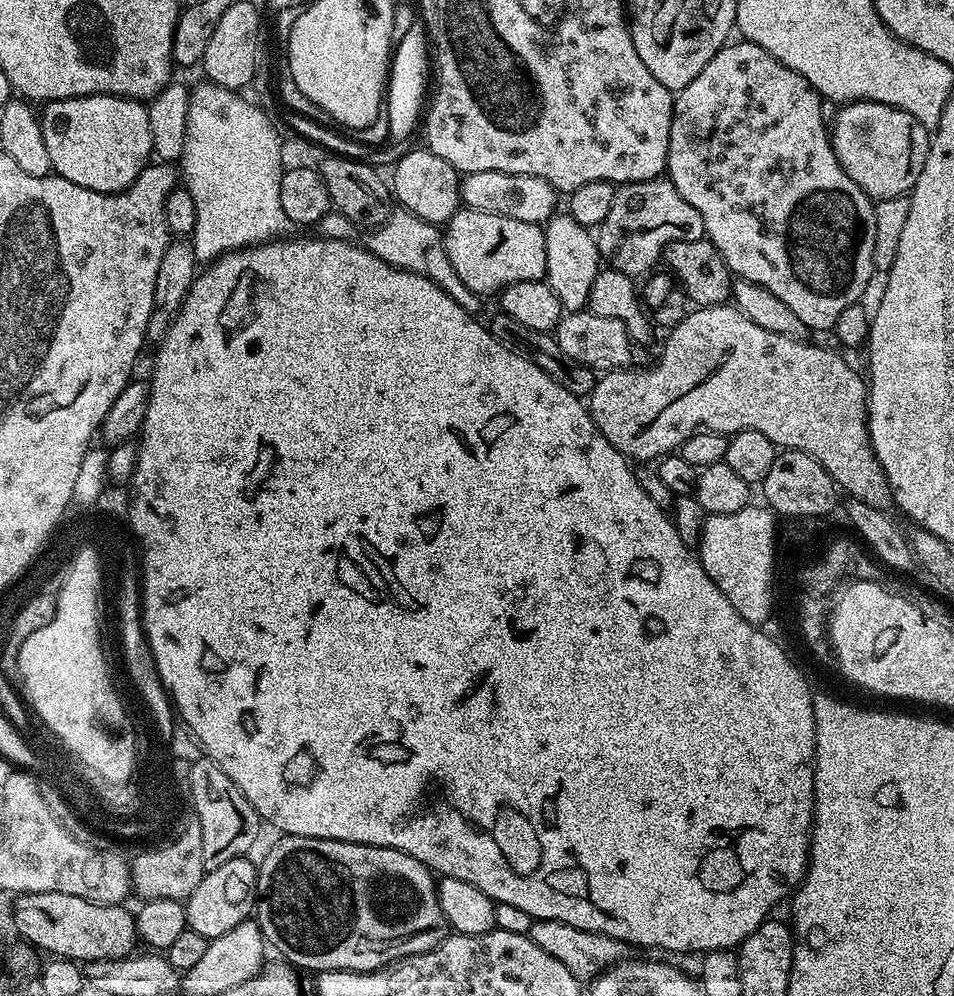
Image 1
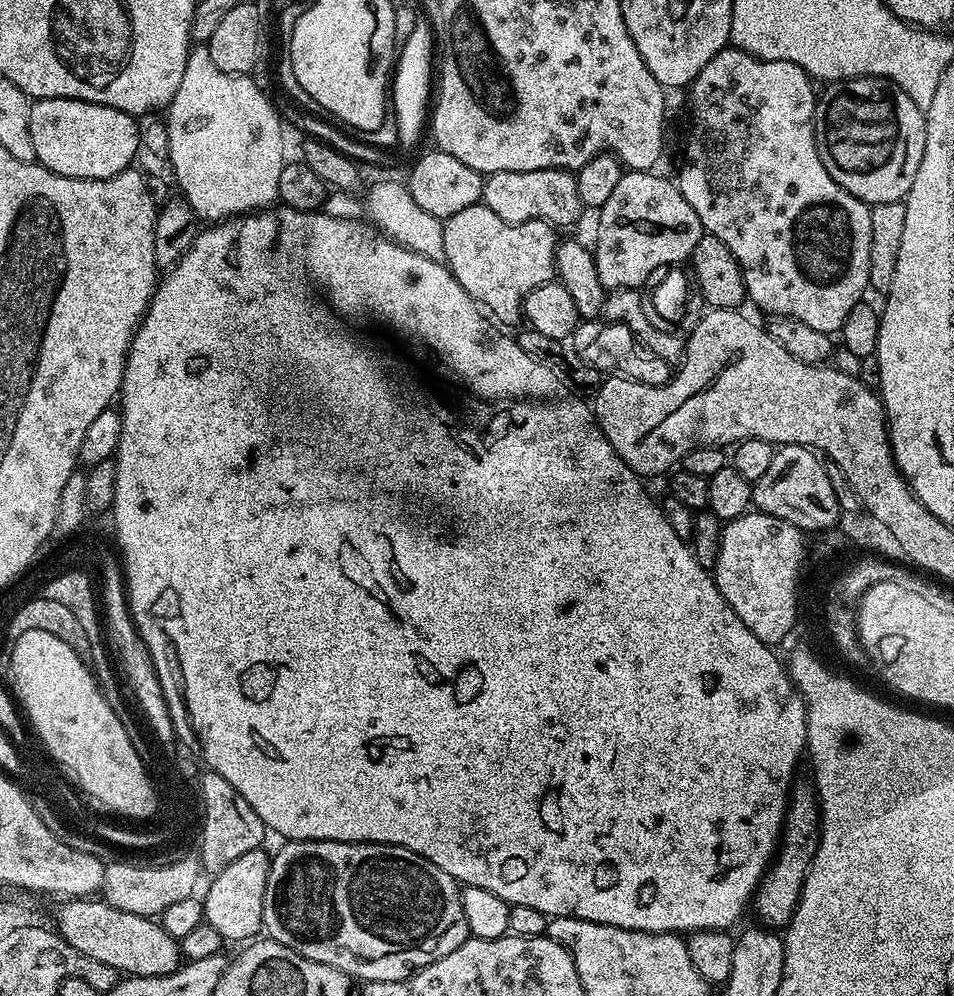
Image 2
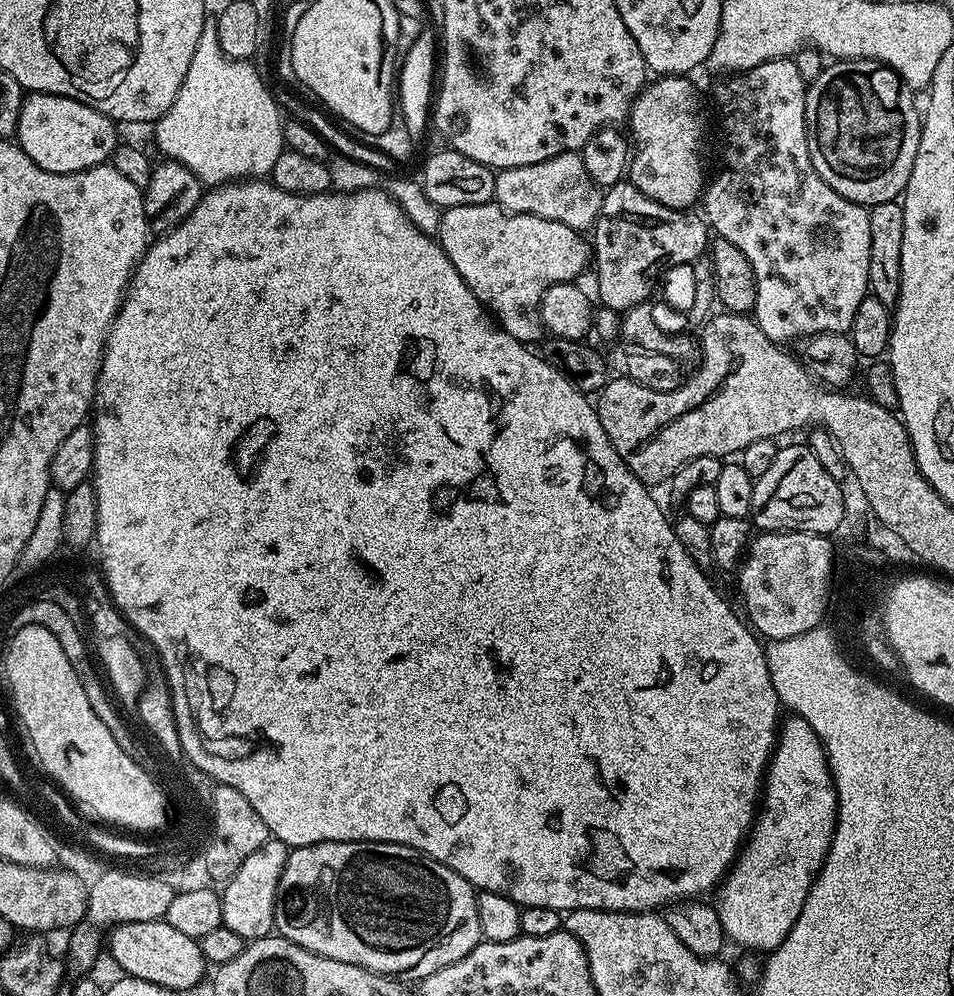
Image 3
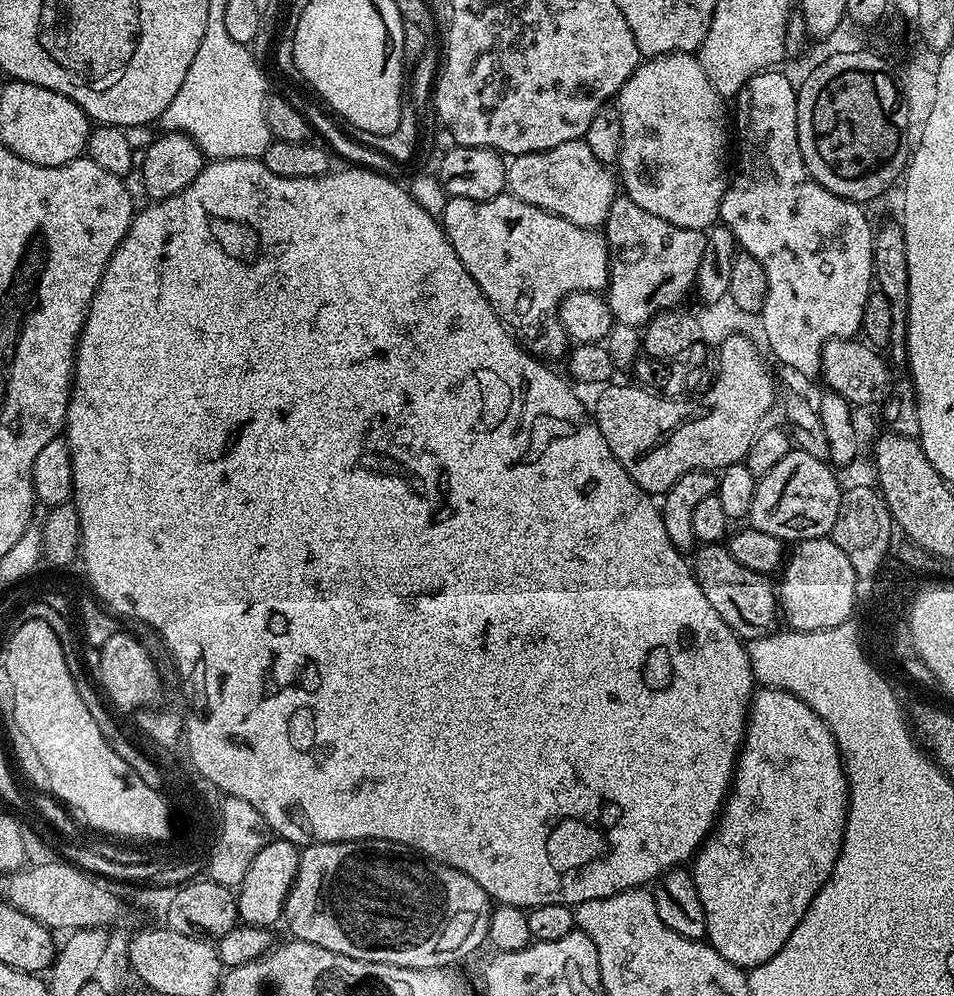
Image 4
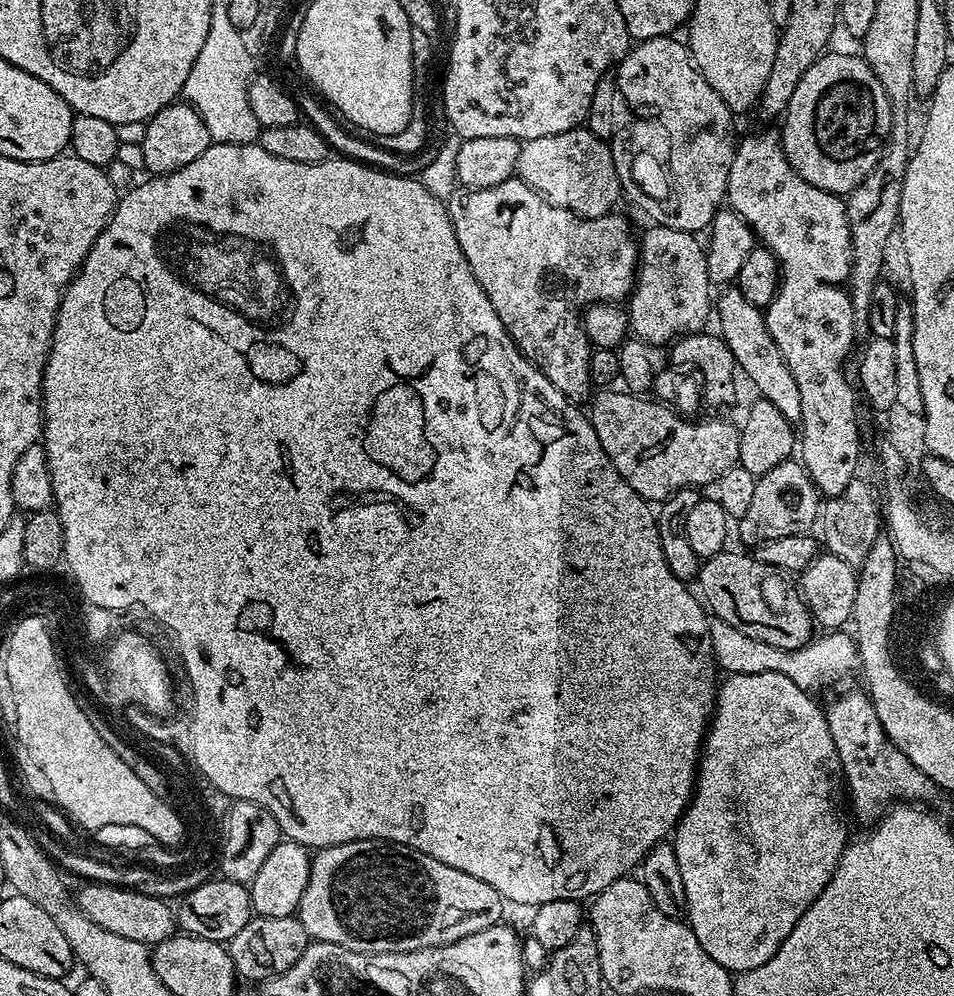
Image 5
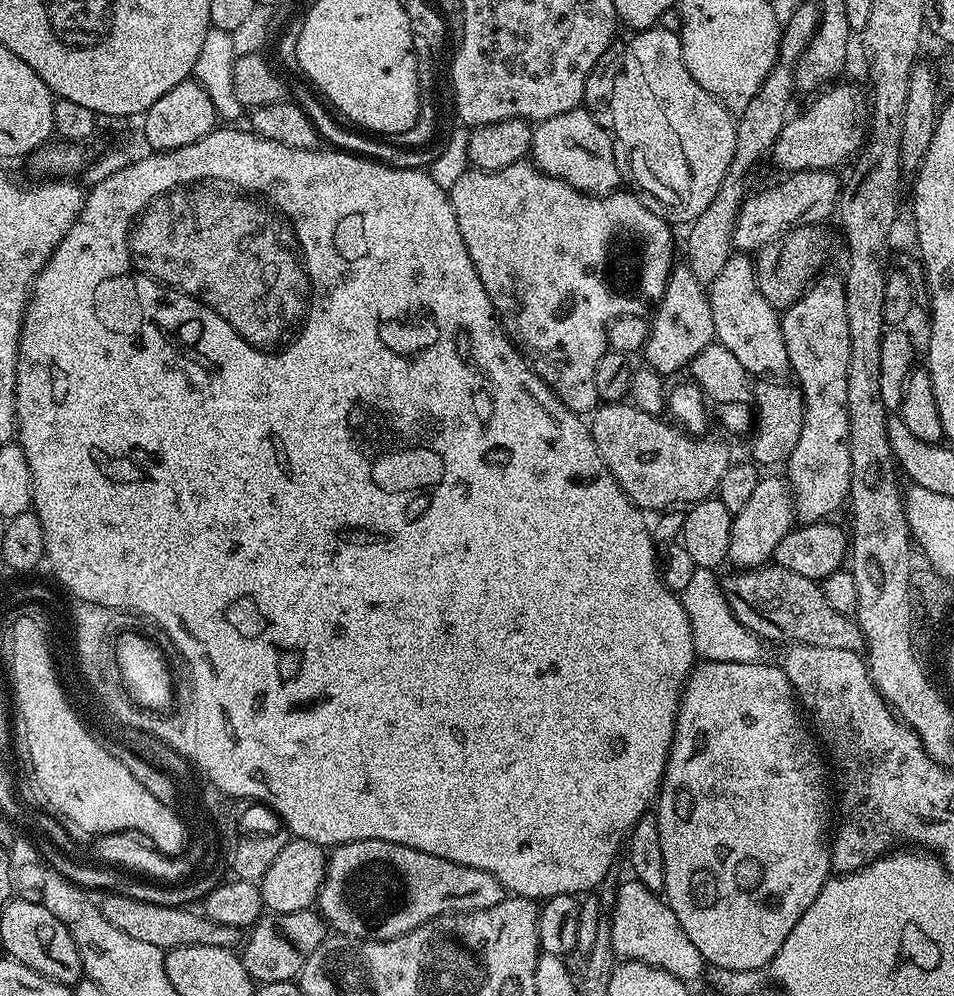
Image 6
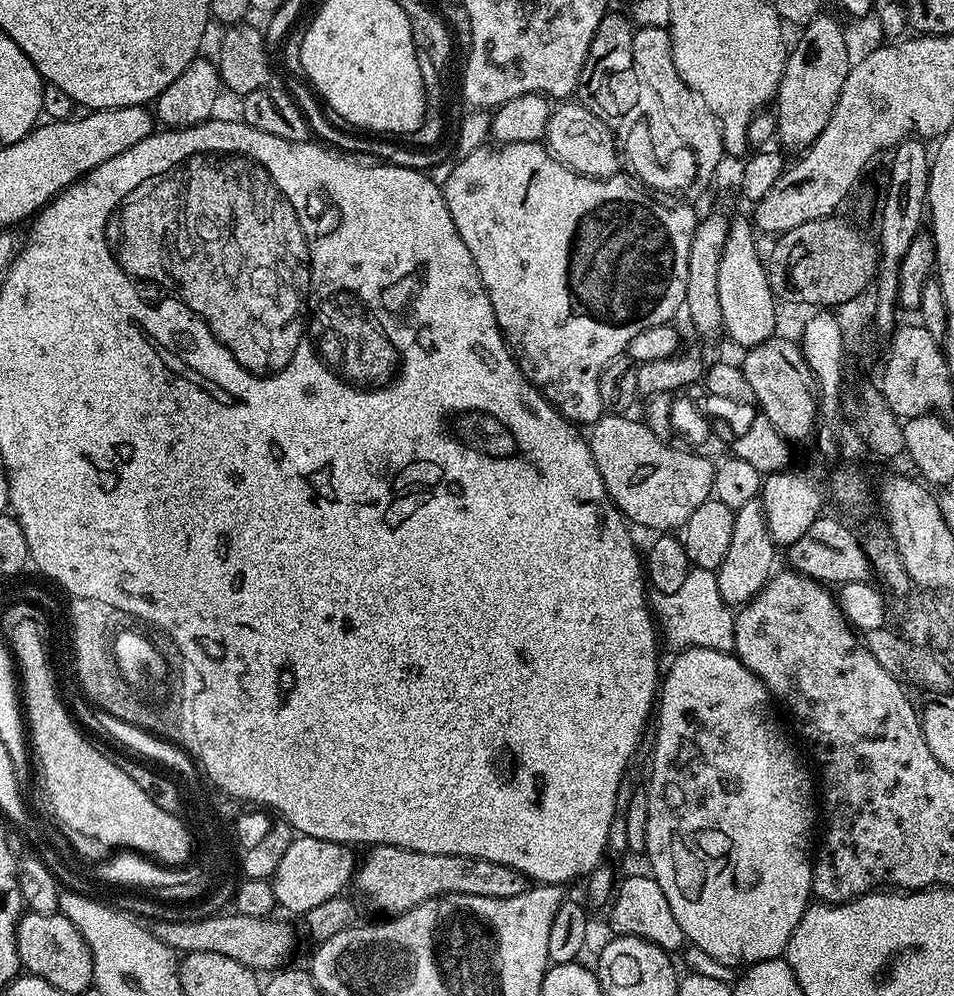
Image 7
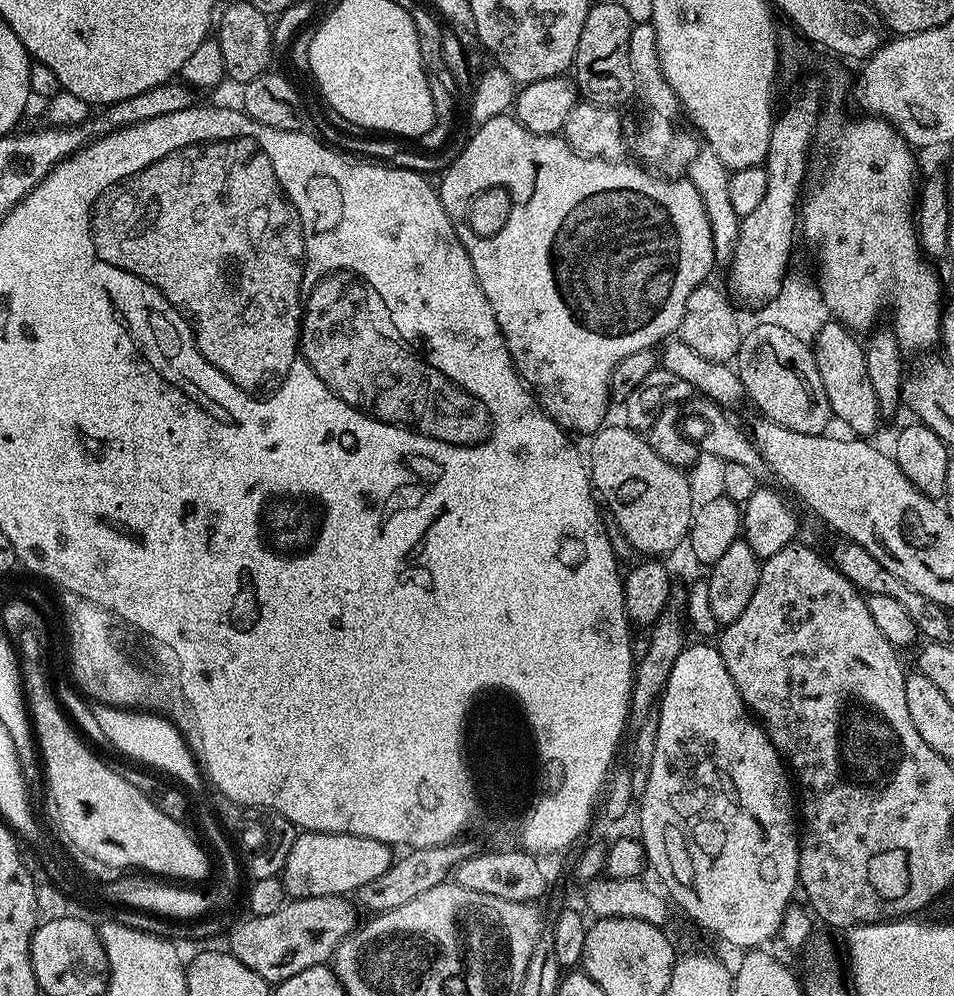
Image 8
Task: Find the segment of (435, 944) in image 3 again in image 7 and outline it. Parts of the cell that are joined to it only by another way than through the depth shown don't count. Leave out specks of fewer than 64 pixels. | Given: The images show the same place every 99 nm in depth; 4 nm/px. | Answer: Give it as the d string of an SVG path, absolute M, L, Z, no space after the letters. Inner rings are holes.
M389 844L369 847L359 861L354 888L376 912L385 917L401 916L414 906L435 896L446 894L474 894L482 898L514 898L526 887L526 877L510 866L486 862L482 858L451 856L450 854L422 854Z

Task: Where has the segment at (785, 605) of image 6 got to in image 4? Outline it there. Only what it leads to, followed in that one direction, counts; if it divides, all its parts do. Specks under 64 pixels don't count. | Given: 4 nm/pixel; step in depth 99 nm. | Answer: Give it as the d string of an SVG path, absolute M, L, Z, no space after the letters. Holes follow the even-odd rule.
M723 543L700 544L690 563L698 586L702 586L702 594L706 594L718 618L722 618L722 622L726 622L726 626L730 626L741 640L761 640L777 631L778 592L765 573L746 570L742 562L734 562Z

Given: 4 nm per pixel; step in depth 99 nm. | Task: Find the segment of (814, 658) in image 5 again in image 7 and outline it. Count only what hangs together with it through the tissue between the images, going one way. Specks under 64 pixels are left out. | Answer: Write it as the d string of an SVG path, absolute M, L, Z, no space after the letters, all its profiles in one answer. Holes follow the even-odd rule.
M689 567L681 588L674 590L674 594L653 595L650 608L658 621L659 631L663 637L665 634L676 650L689 647L733 651L736 618L733 609L724 604L718 594L718 578L713 569Z

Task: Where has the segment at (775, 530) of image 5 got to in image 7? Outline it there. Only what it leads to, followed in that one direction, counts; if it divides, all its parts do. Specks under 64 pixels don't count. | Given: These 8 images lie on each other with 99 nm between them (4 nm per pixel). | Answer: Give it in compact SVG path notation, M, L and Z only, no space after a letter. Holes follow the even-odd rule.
M759 499L746 502L746 506L735 509L734 534L730 538L730 550L726 550L726 558L722 558L720 567L715 569L718 578L718 594L722 602L729 606L749 604L773 575L772 563L776 560L777 545L770 538L770 530L766 526L764 507Z

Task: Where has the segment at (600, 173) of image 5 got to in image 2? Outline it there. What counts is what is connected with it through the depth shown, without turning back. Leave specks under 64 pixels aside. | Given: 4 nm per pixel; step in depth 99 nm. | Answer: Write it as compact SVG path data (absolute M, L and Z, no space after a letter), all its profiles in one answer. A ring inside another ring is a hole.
M567 168L526 170L525 172L493 172L484 181L482 203L498 218L511 224L545 220L547 224L572 224L582 213L580 187L576 176Z

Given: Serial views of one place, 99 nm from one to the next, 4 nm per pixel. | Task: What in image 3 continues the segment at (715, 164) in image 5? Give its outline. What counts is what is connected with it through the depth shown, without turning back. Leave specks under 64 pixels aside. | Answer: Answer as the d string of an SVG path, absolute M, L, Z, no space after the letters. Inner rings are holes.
M683 75L659 77L654 83L651 81L632 104L628 119L635 146L629 161L629 181L648 198L671 209L684 211L699 203L708 180L702 162L702 104L689 80Z

